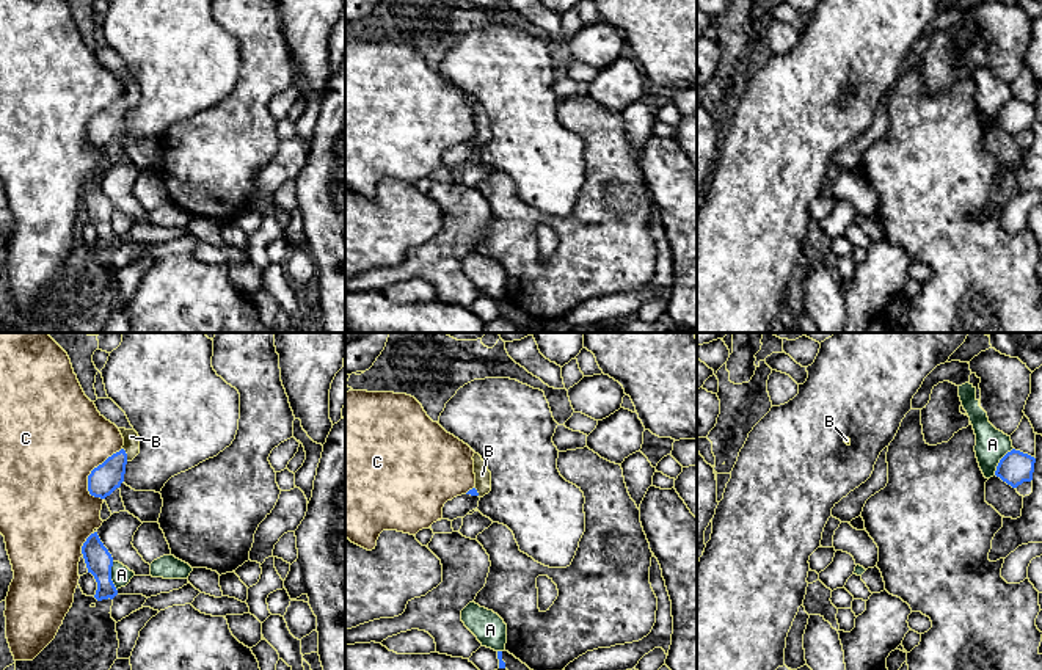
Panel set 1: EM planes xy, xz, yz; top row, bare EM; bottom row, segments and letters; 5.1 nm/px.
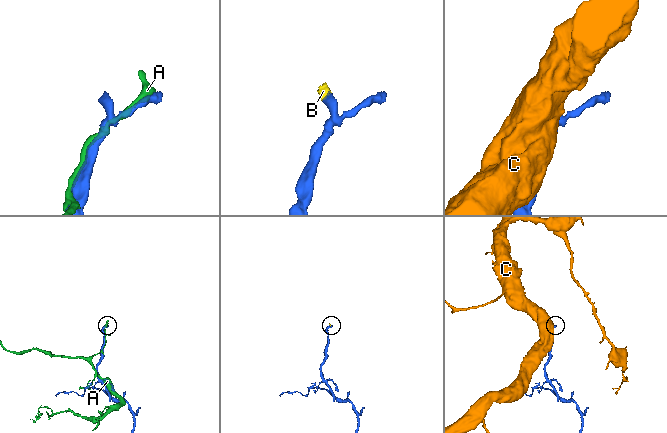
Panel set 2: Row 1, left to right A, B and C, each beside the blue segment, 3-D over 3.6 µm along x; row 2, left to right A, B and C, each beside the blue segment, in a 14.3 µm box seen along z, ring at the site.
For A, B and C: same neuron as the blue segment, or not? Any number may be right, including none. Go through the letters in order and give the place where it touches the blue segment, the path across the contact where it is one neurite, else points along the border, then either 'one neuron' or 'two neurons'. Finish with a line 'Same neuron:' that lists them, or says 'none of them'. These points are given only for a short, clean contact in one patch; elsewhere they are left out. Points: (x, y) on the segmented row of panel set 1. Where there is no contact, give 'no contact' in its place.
A: xy (110, 576) | two neurons
B: xy (126, 454) | across xy (109, 476), (126, 454), (131, 436) | one neuron
C: xy (93, 469) | two neurons
Same neuron: B

